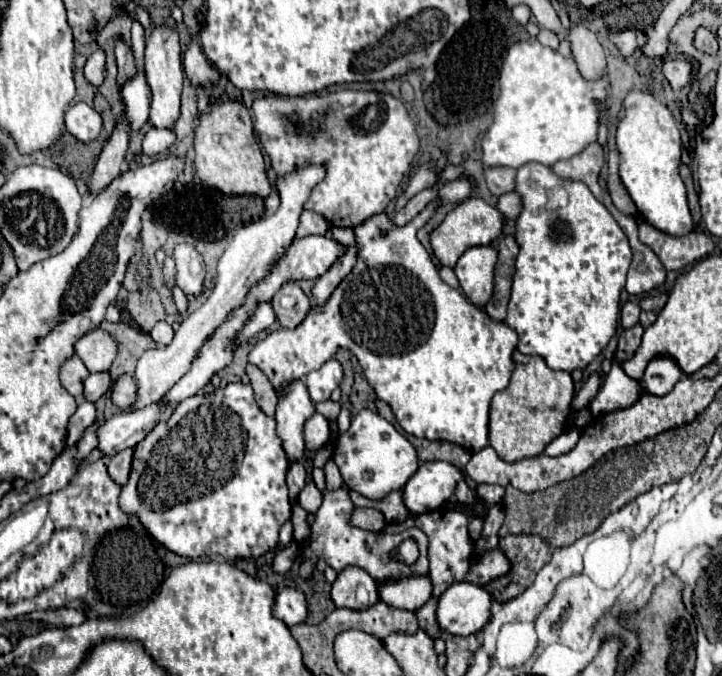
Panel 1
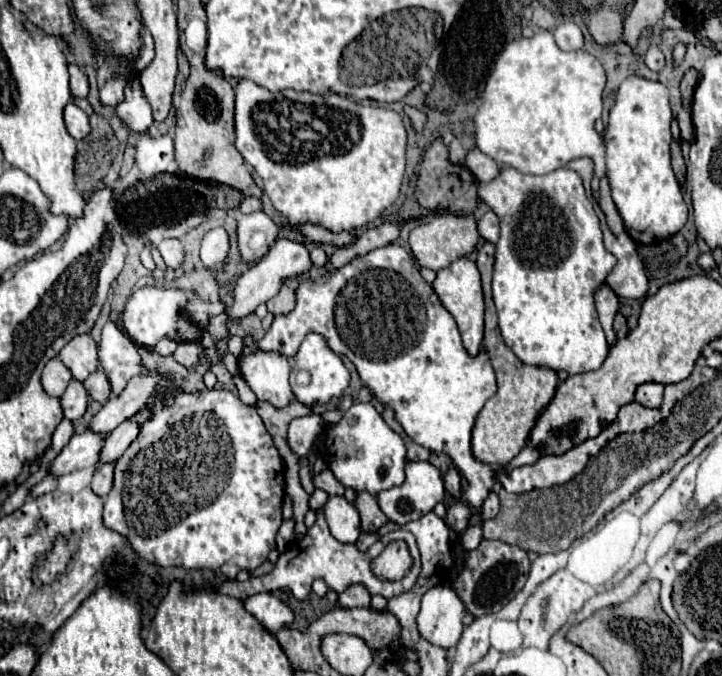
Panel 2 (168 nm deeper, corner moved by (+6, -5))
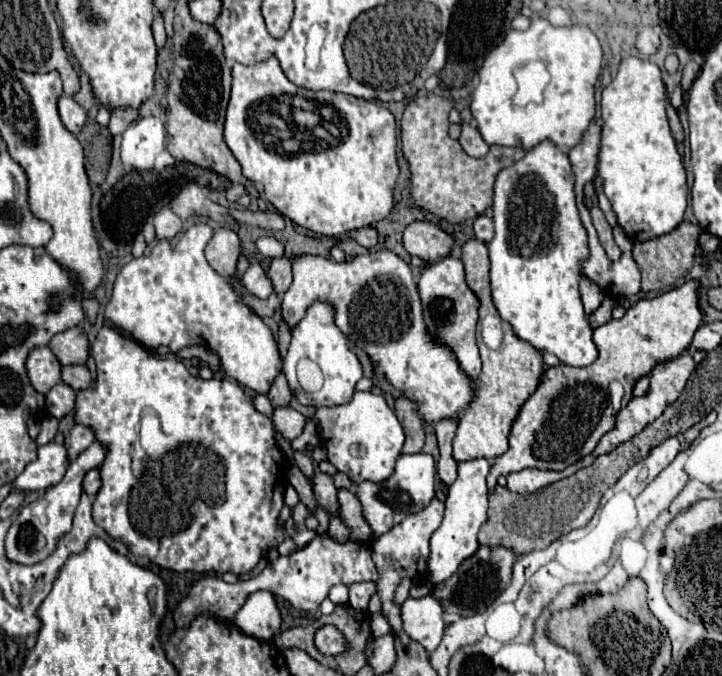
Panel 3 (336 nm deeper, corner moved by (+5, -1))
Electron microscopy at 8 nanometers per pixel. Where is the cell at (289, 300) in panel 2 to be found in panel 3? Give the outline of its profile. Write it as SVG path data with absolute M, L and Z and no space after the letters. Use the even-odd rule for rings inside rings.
M272 258L268 266L268 278L274 284L276 294L282 294L292 284L292 268L288 258Z

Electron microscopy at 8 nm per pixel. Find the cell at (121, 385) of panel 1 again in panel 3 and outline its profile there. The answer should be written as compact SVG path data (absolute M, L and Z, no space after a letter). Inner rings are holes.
M62 366L62 382L78 392L92 384L92 374L86 366Z

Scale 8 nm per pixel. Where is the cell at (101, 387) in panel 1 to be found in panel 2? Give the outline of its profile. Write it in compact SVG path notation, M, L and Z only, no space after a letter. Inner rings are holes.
M71 380L65 394L61 396L63 404L63 414L69 420L77 420L85 414L87 410L87 390L79 380Z

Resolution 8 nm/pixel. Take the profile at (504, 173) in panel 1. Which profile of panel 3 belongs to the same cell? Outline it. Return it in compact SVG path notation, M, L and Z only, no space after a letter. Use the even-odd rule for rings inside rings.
M462 122L462 134L460 134L460 144L464 148L466 154L474 156L474 158L480 158L488 152L488 144L484 142L482 134L478 132L476 126L468 124L468 122Z

